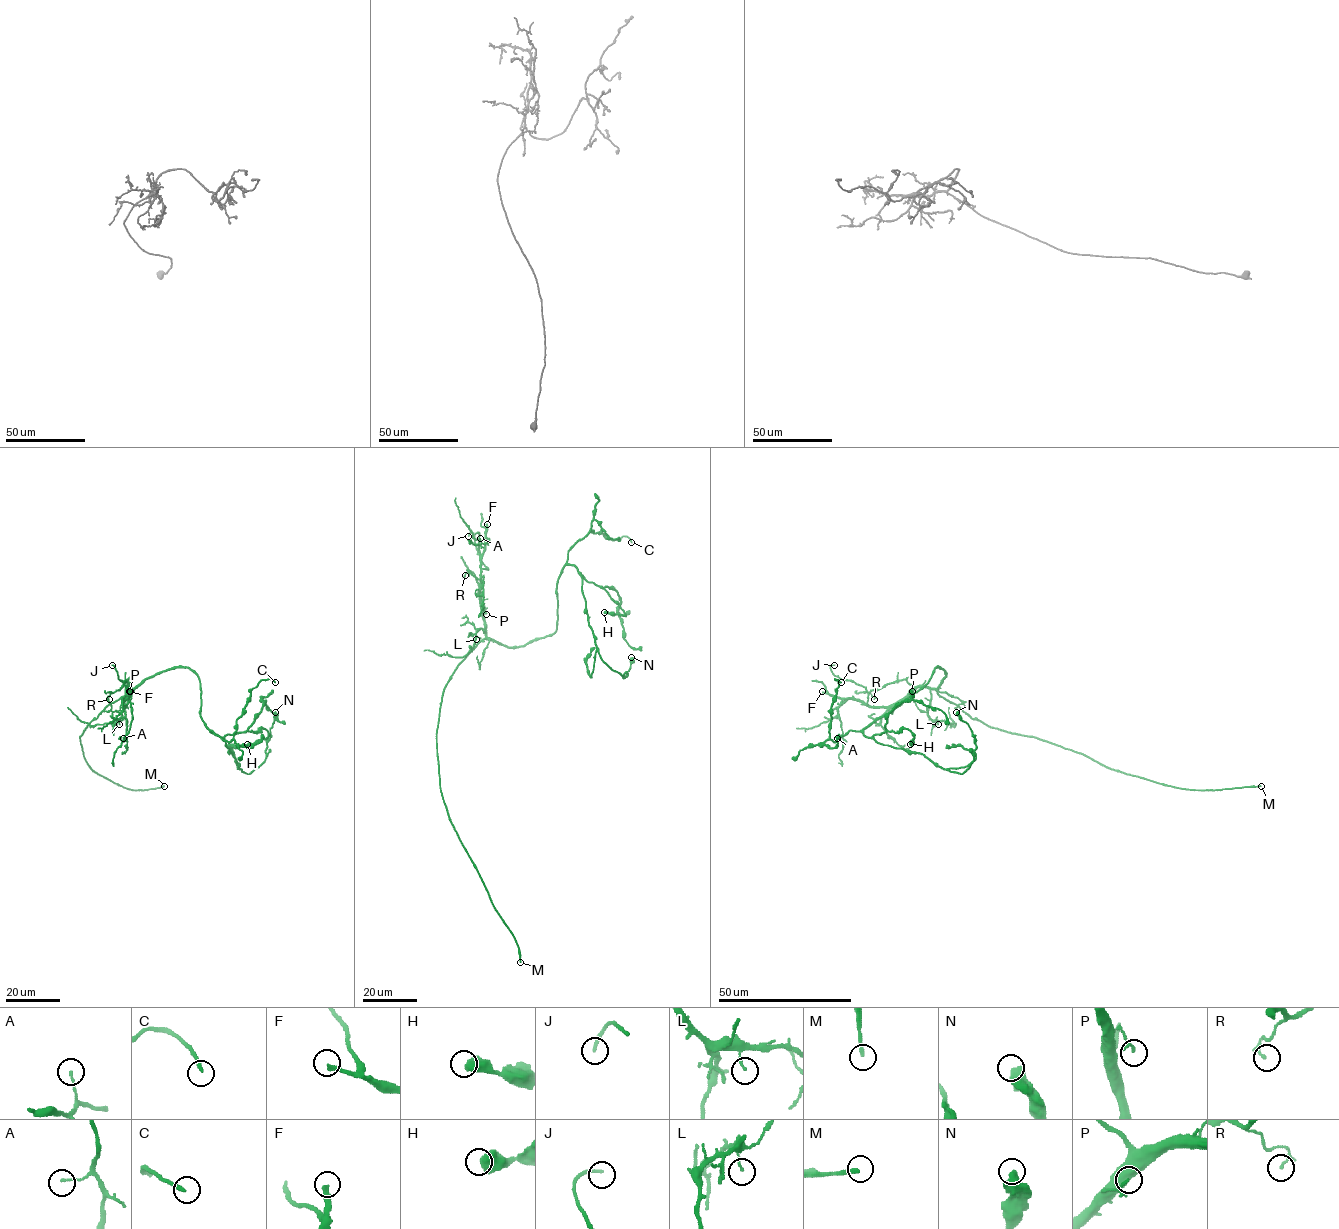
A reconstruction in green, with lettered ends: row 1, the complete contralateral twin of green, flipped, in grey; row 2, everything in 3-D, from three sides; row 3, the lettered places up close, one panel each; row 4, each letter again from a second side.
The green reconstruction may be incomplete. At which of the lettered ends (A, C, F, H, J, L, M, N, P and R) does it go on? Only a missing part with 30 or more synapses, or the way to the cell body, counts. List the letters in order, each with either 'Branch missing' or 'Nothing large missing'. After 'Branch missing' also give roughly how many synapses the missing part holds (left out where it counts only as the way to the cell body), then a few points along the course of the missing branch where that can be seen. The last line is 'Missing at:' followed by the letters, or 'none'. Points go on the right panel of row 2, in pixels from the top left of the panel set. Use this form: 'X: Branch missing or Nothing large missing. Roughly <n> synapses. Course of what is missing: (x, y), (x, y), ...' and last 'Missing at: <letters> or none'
A: Nothing large missing
C: Nothing large missing
F: Branch missing. Roughly 35 synapses. Course of what is missing: (822, 691), (799, 691), (792, 681), (795, 676), (786, 671)
H: Nothing large missing
J: Nothing large missing
L: Nothing large missing
M: Branch missing
N: Nothing large missing
P: Nothing large missing
R: Nothing large missing
Missing at: F, M

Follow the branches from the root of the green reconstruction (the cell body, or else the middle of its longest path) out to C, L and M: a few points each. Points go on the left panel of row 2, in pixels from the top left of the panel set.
C: (126, 694), (155, 675), (187, 667), (199, 681), (205, 725), (230, 741), (250, 691), (263, 679), (275, 682)
L: (126, 694), (129, 689), (119, 724)
M: (126, 694), (109, 704), (85, 728), (80, 736), (84, 757), (94, 772), (124, 788), (146, 790), (164, 786)

